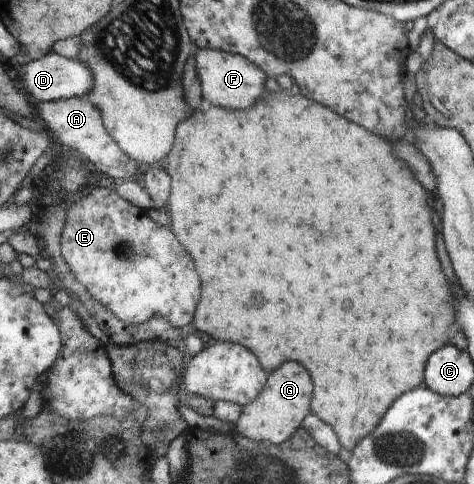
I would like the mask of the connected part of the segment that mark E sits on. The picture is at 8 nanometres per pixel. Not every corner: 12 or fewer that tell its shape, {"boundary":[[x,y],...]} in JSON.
{"boundary":[[115,186],[68,202],[61,256],[126,324],[194,317],[190,255]]}

